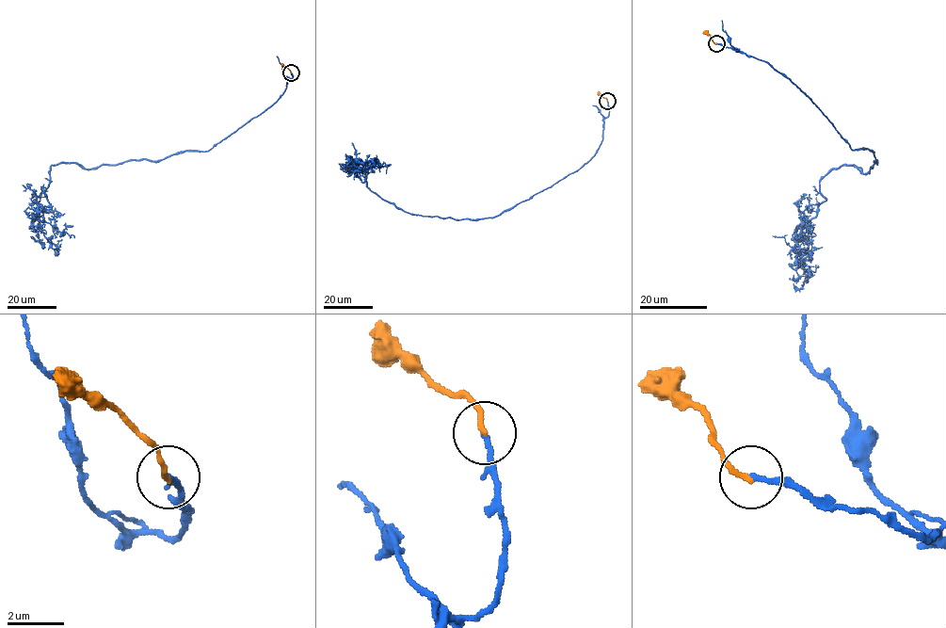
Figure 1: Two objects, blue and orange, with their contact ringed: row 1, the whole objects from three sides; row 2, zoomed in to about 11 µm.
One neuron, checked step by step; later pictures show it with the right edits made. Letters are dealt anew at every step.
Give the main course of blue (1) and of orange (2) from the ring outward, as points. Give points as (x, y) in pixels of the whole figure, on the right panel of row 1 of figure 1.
1: (715, 43), (769, 63), (876, 160), (820, 182), (825, 200), (793, 247), (809, 273), (793, 283)
2: (715, 43), (704, 31)

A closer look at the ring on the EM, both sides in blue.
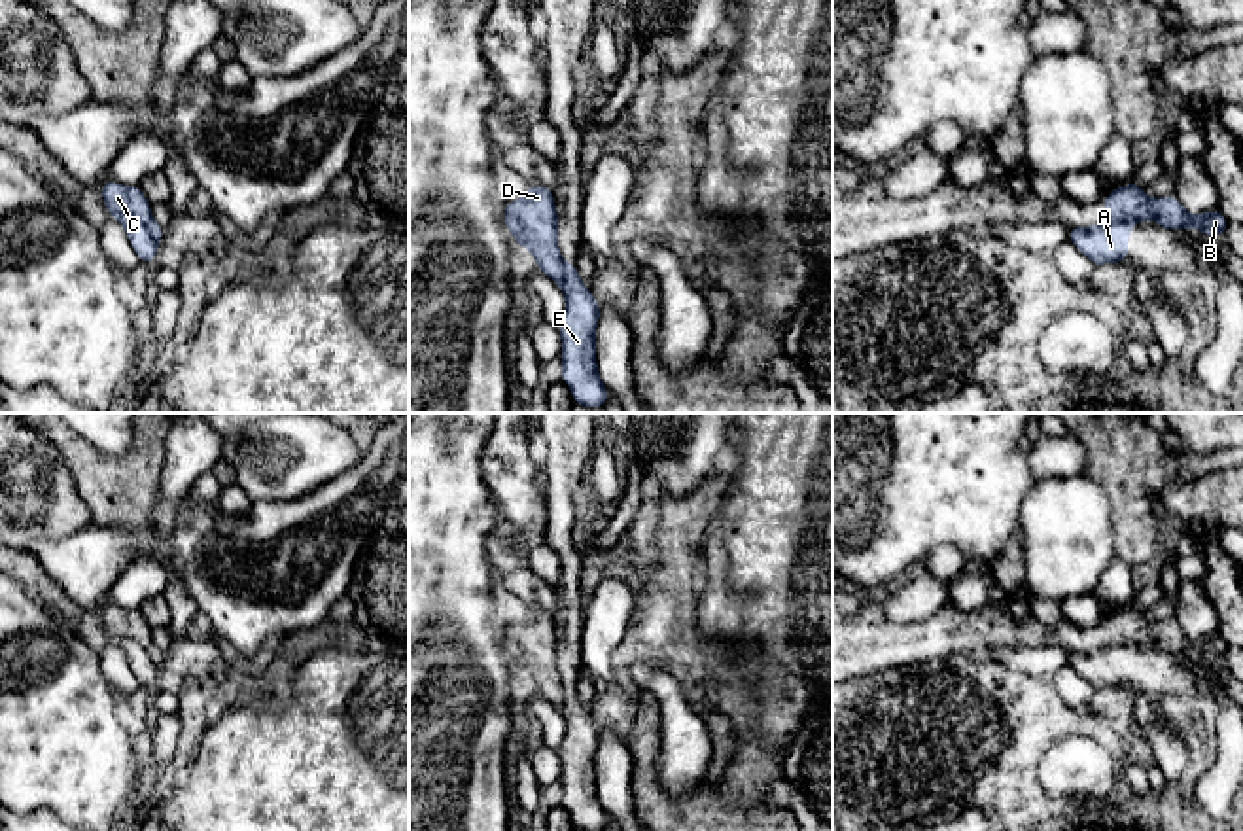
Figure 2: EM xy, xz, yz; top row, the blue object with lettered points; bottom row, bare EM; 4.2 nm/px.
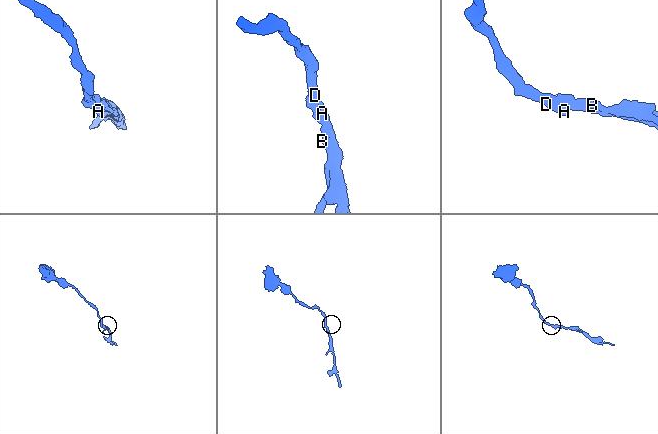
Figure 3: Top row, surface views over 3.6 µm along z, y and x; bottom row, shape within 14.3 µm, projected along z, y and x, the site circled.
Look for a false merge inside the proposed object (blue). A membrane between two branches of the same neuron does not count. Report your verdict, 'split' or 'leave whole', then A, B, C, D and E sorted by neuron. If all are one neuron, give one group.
split | A D / B C E

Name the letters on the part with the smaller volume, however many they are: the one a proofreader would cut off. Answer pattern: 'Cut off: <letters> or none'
Cut off: B, C, E

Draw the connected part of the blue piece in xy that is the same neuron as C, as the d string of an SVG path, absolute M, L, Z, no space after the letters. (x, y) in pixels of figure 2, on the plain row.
M104 604L100 610L104 630L112 638L112 642L131 638L148 651L148 655L155 661L157 666L163 663L165 653L153 644L149 636L151 628L142 617L140 610L129 611L114 604Z

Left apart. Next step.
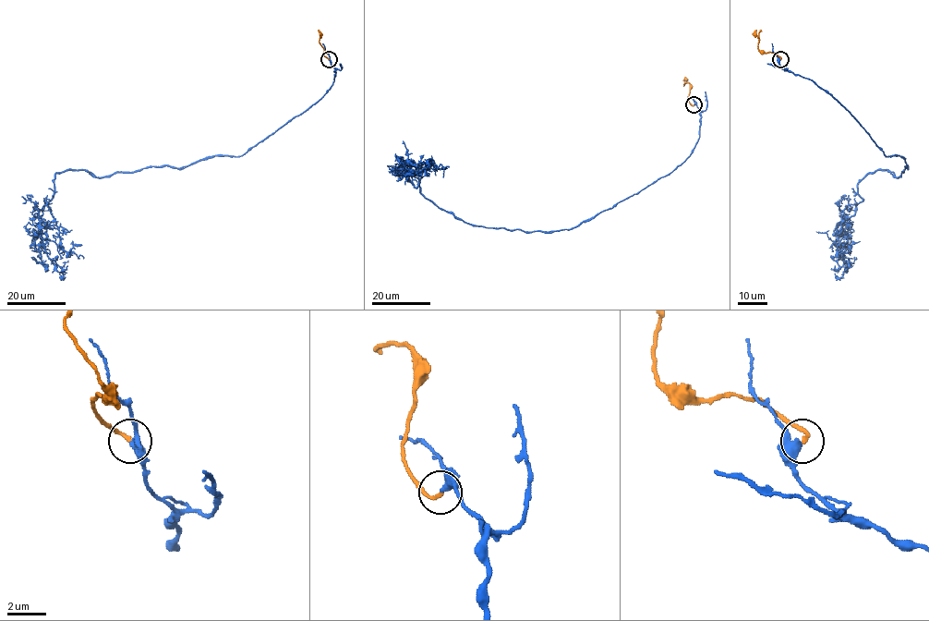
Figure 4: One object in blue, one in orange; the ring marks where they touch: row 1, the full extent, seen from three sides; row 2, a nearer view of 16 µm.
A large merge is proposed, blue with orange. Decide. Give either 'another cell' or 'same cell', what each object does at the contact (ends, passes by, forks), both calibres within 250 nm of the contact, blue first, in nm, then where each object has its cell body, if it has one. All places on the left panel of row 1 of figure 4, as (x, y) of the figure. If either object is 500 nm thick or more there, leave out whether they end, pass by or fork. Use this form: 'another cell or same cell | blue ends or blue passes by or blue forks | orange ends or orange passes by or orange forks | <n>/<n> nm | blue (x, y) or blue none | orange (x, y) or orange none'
same cell | blue passes by | orange ends | 320/190 nm | blue none | orange none

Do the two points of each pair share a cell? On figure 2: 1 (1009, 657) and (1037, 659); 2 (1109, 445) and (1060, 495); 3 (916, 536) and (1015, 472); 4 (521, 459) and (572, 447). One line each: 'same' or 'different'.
1: same
2: different
3: same
4: different

